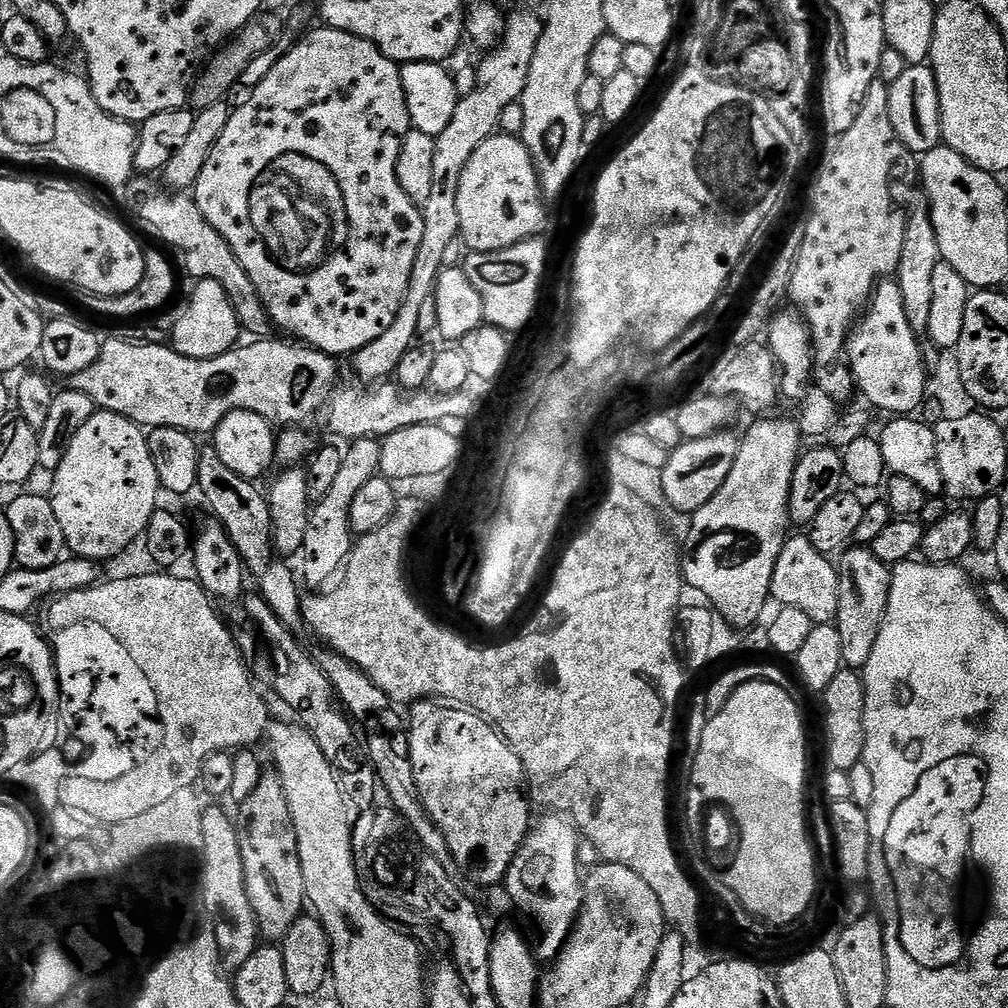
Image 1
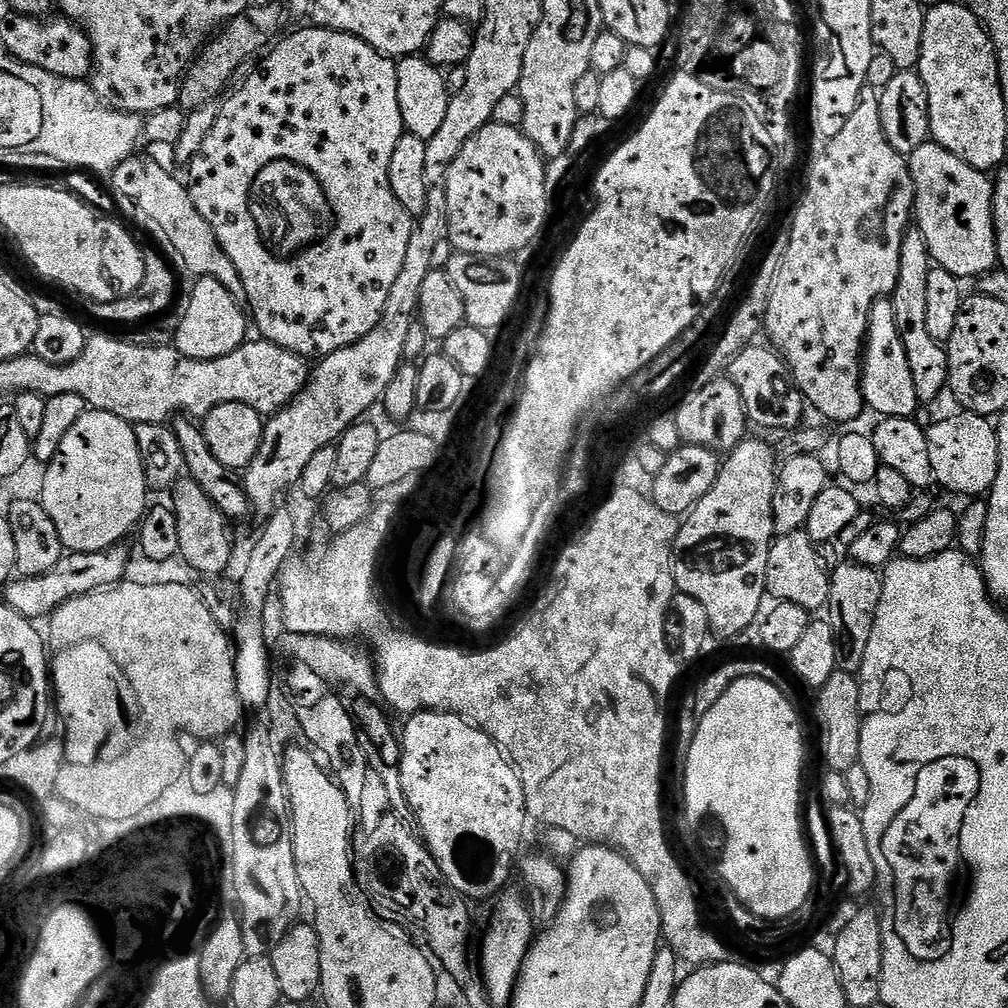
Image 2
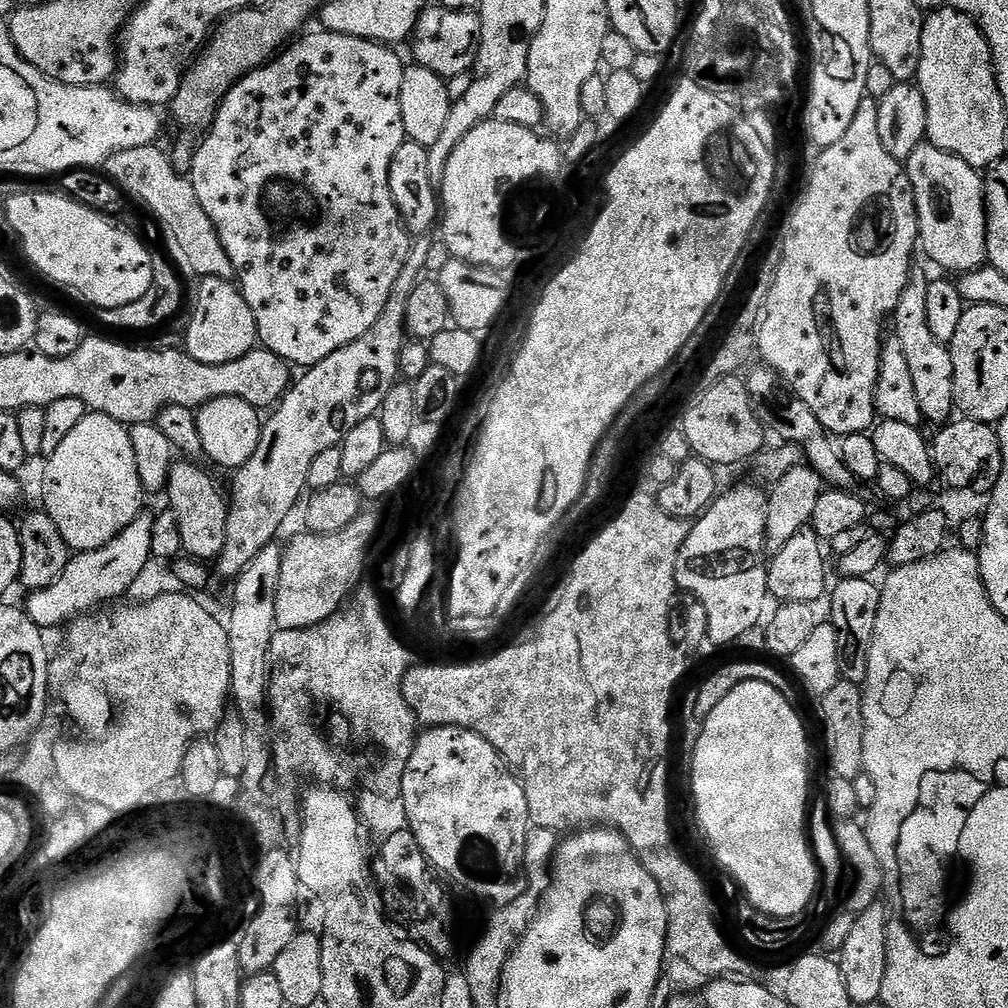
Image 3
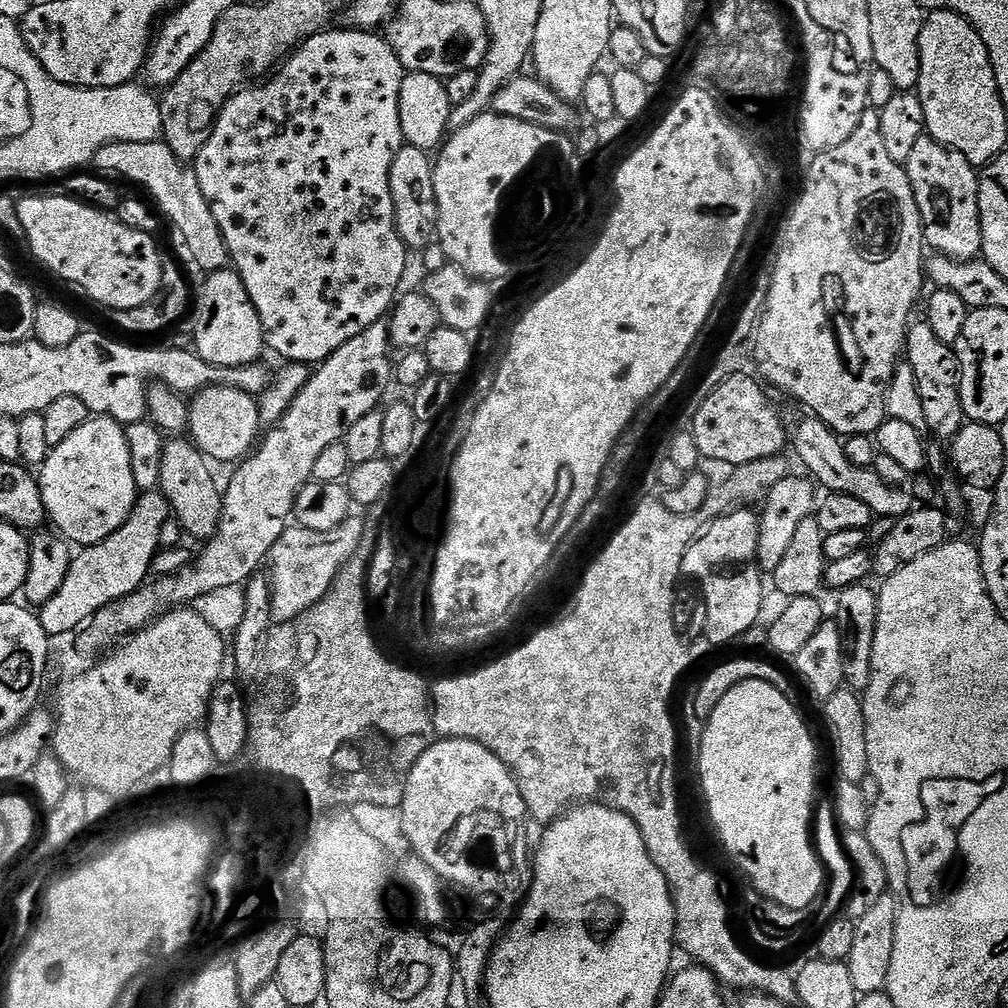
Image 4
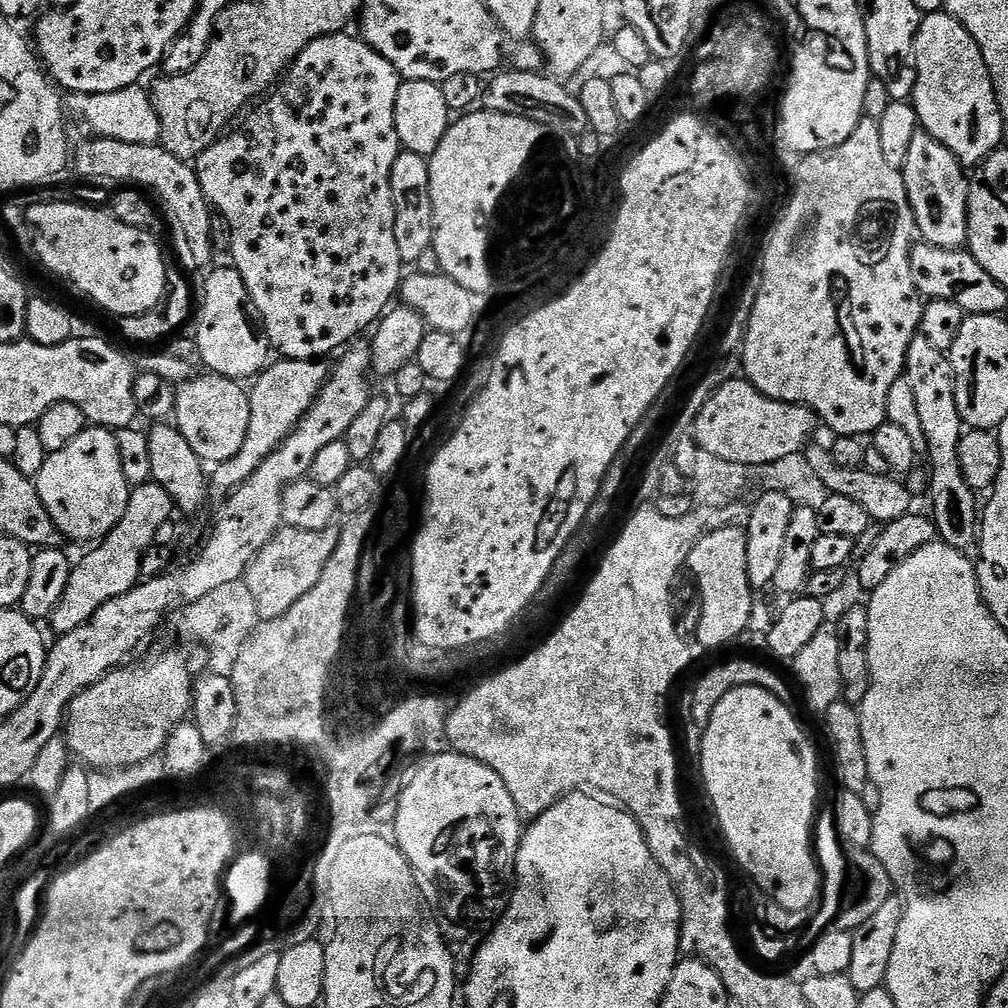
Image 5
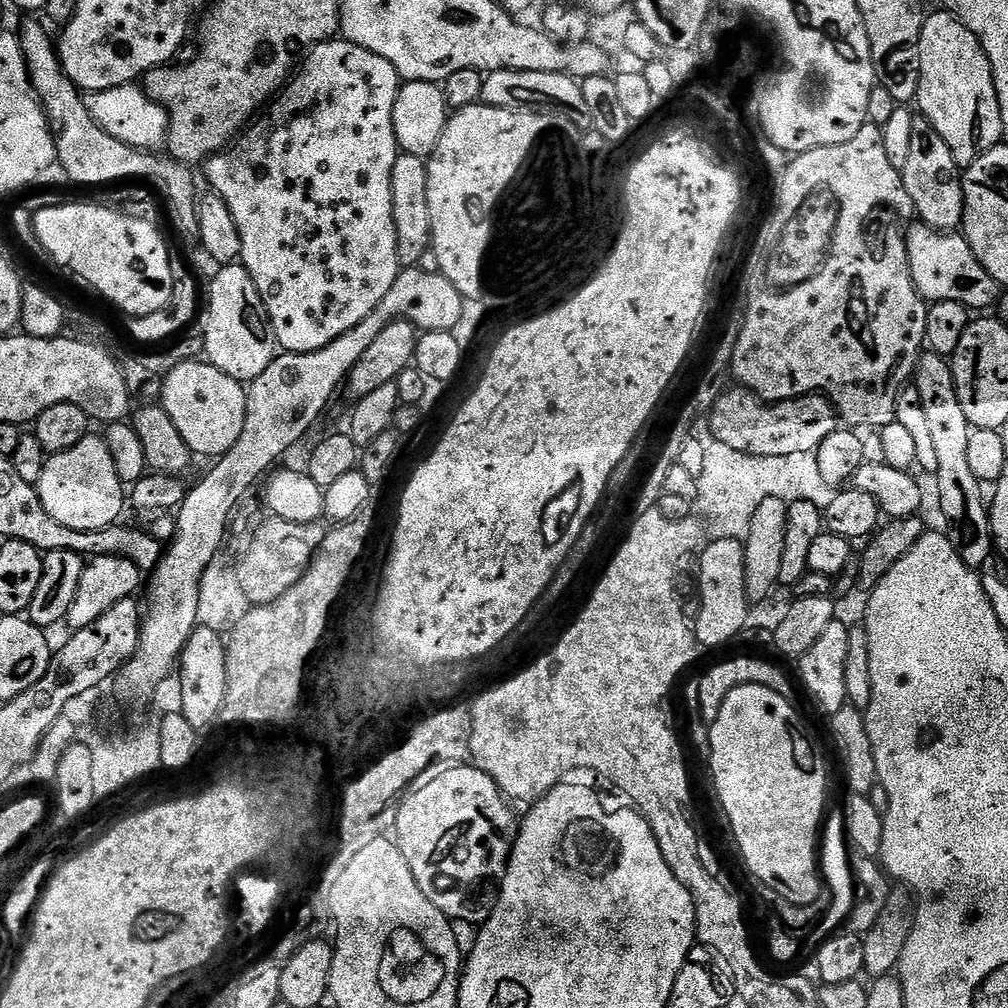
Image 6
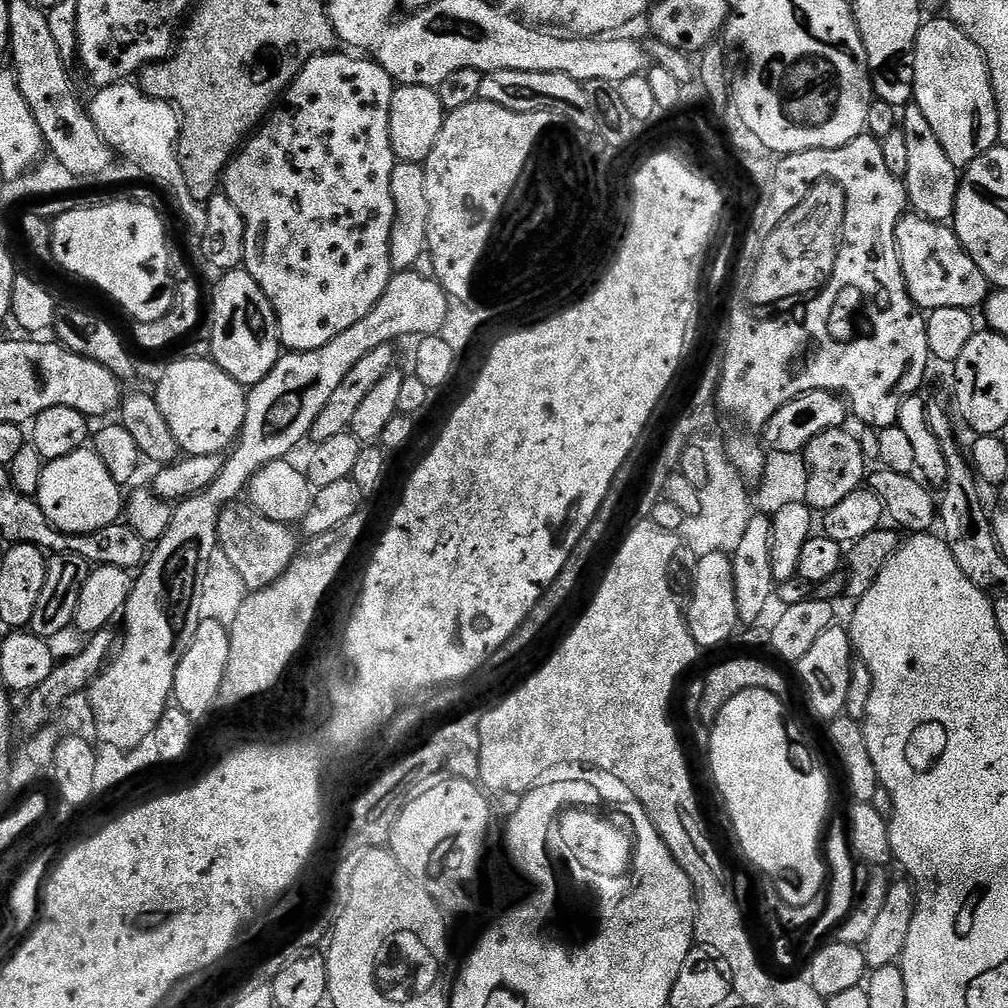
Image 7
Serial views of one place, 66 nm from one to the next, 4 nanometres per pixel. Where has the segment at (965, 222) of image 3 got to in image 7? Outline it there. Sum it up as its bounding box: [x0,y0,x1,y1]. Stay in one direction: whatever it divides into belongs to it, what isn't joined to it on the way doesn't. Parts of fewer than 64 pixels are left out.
[898,104,961,222]

